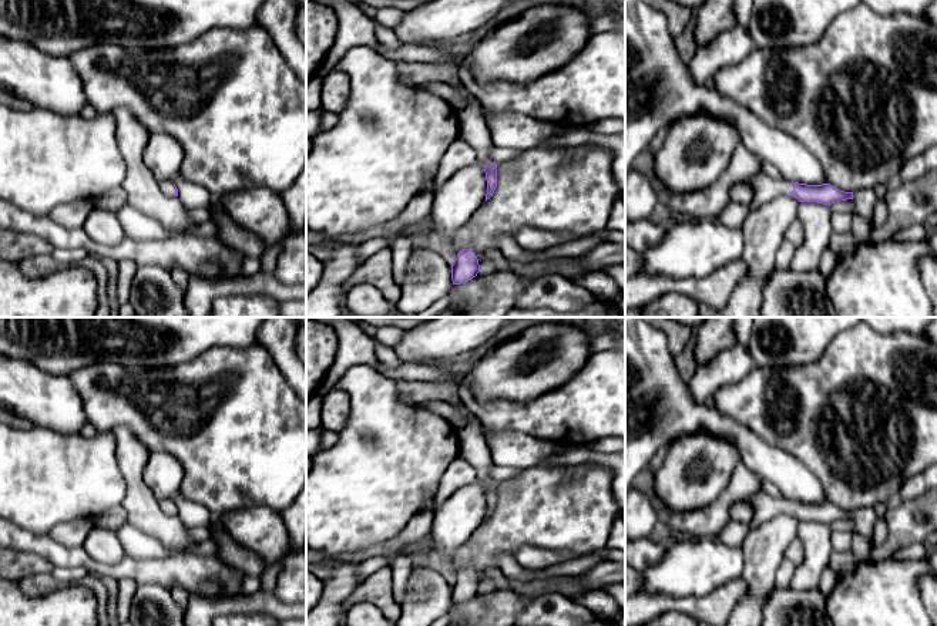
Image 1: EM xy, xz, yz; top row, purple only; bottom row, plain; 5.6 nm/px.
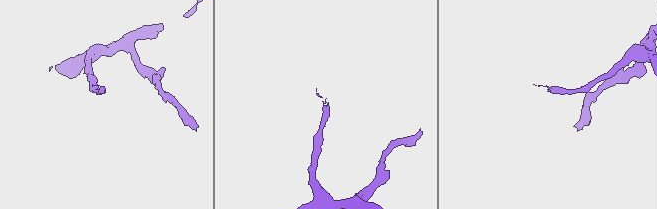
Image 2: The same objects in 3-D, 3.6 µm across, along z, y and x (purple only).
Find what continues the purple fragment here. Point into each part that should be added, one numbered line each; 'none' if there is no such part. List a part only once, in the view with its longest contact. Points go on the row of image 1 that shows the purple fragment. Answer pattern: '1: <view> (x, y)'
1: xy (167, 187)

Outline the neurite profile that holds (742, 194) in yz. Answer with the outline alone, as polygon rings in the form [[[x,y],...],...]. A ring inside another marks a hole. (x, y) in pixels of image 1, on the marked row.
[[[746,182],[732,185],[729,195],[731,195],[731,201],[745,206],[750,206],[753,199],[753,191],[750,185]]]

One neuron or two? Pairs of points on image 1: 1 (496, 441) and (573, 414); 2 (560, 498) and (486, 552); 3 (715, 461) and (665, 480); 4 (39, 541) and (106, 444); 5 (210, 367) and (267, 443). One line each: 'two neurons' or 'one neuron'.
1: two neurons
2: one neuron
3: one neuron
4: two neurons
5: one neuron

